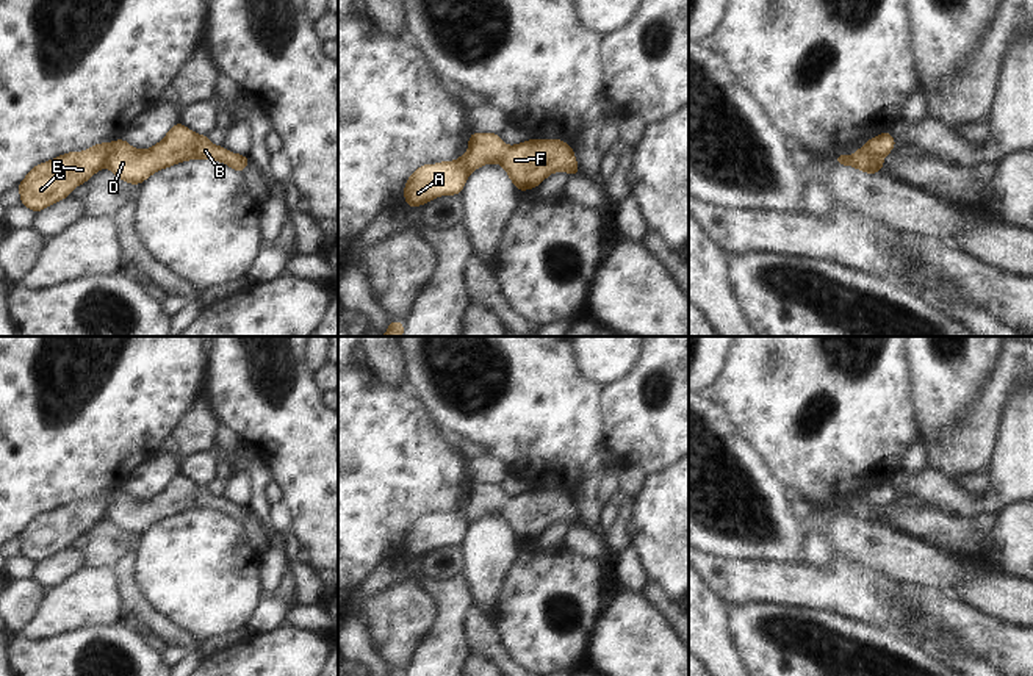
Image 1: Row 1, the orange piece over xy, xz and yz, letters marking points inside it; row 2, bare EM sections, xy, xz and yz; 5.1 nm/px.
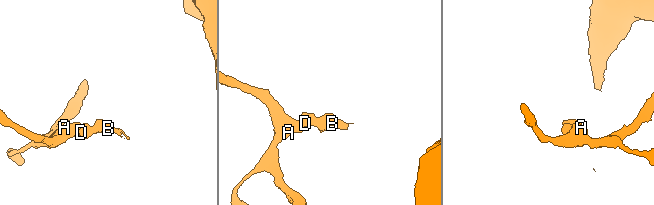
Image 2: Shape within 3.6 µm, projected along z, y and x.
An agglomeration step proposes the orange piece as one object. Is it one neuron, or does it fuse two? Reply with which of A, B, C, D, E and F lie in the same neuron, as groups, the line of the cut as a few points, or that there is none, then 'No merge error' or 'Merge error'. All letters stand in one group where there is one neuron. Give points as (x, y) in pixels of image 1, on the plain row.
Groups: A C E / B D F. Split along yz (867, 492), (867, 496), (881, 509). Merge error.

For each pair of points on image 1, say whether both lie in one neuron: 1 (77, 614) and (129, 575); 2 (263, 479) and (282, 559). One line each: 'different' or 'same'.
1: different
2: same

